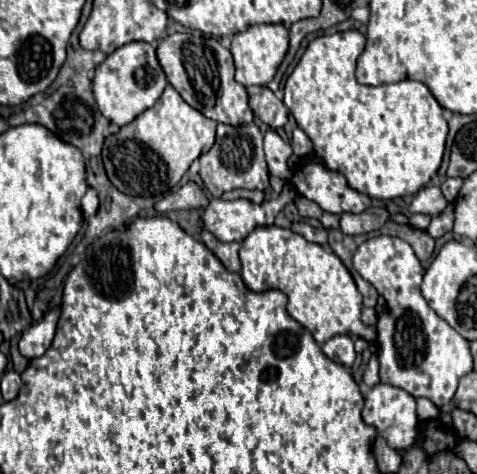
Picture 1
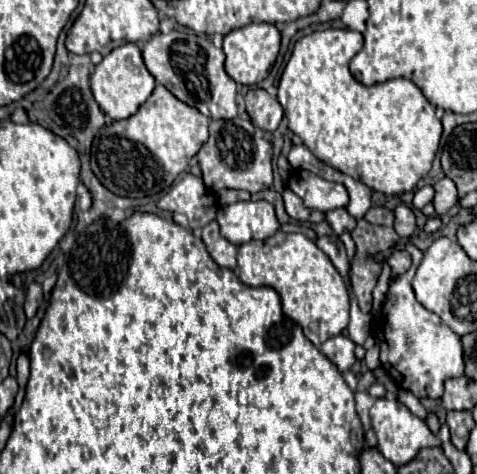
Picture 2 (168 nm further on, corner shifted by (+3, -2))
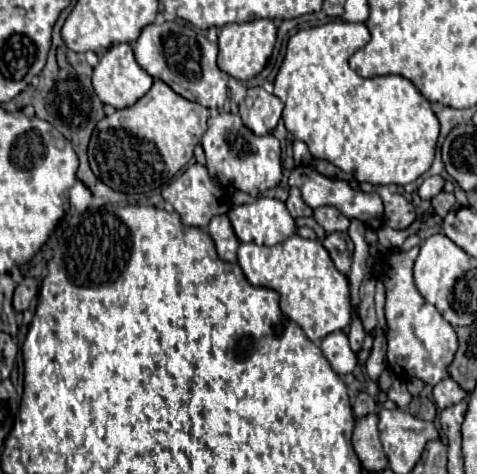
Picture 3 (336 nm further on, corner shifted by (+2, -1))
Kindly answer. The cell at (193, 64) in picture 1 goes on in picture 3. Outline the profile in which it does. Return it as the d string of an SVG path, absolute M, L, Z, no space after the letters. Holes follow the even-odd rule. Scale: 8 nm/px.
M177 21L149 25L141 31L139 39L133 45L137 63L155 79L167 83L181 97L195 101L207 109L223 109L229 101L229 75L217 67L219 47L211 43L205 35L195 33L187 25L179 25Z

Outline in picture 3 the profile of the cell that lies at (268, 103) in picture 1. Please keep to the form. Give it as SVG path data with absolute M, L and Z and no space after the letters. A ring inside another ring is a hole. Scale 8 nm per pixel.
M263 87L247 89L247 97L239 103L239 115L255 135L271 133L281 119L281 111L283 103Z

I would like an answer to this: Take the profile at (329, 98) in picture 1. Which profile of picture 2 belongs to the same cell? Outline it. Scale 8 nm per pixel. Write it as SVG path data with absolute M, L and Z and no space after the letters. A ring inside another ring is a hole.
M328 28L300 38L294 44L292 56L282 72L277 98L284 109L288 128L302 138L306 148L318 160L344 174L350 174L354 180L360 180L382 194L410 192L432 168L442 124L434 114L434 106L424 98L420 88L406 78L394 78L372 86L356 82L348 70L348 64L362 44L362 34L348 28Z

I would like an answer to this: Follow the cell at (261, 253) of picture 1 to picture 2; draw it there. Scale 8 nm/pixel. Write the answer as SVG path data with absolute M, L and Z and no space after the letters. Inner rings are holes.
M276 232L266 240L250 240L238 246L238 278L248 286L270 286L280 294L282 310L302 326L306 338L320 346L348 326L348 290L330 258L304 234Z

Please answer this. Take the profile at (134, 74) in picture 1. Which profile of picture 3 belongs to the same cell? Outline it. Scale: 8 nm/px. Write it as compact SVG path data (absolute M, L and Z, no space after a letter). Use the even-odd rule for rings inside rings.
M121 43L105 51L105 55L99 59L93 71L93 87L95 87L97 97L105 105L111 105L115 109L125 109L125 107L135 105L151 89L151 85L153 85L153 79L139 67L129 43Z

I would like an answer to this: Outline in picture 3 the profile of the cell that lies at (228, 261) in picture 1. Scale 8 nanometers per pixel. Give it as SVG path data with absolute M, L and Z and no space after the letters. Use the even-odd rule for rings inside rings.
M219 215L219 217L213 217L209 227L207 227L207 233L211 235L213 243L215 243L215 249L219 253L219 257L227 263L235 263L237 261L237 249L239 249L239 239L235 237L233 233L233 227L231 227L231 221L227 215Z

